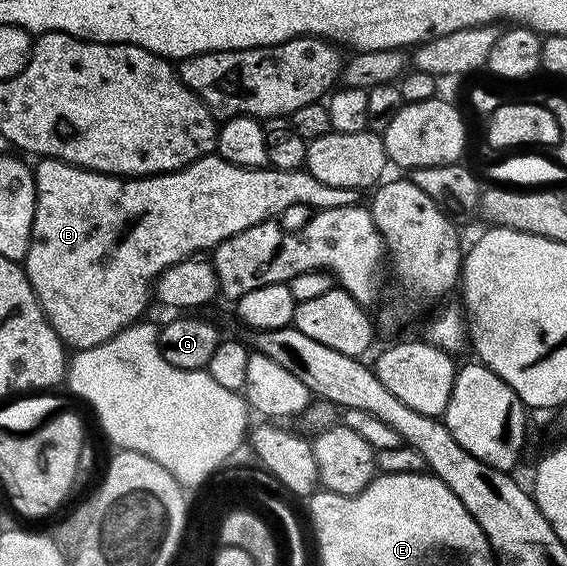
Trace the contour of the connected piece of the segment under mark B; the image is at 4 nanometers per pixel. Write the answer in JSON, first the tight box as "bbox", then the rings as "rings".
{"bbox":[23,155,359,351],"rings":[[[210,155],[201,157],[195,163],[186,165],[184,169],[178,169],[175,173],[157,173],[154,177],[113,177],[110,173],[96,173],[90,169],[80,169],[77,165],[69,165],[65,161],[58,161],[56,157],[46,157],[38,160],[33,169],[34,183],[37,184],[37,202],[35,203],[35,219],[31,227],[31,243],[23,262],[23,268],[35,295],[41,304],[41,310],[49,321],[49,326],[59,335],[59,339],[73,351],[90,349],[101,345],[116,337],[122,329],[140,322],[149,305],[149,297],[154,296],[155,282],[157,276],[167,267],[179,263],[183,259],[194,255],[204,254],[206,251],[216,249],[223,239],[231,239],[231,235],[239,235],[239,231],[247,231],[247,227],[255,227],[264,221],[280,218],[280,213],[293,209],[296,205],[310,205],[310,210],[320,211],[322,209],[334,209],[335,207],[347,207],[356,205],[359,201],[358,190],[347,187],[327,187],[327,183],[319,183],[311,174],[305,172],[304,168],[283,171],[266,167],[263,169],[244,169],[238,165],[232,165],[223,160],[222,157]]]}

